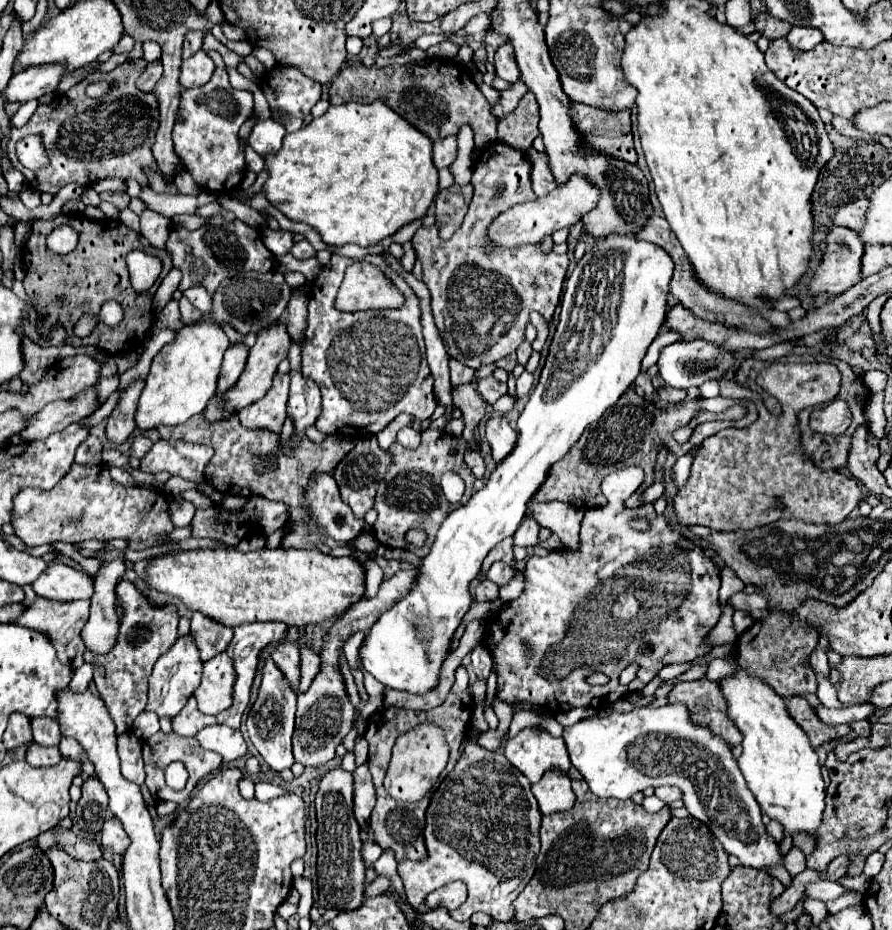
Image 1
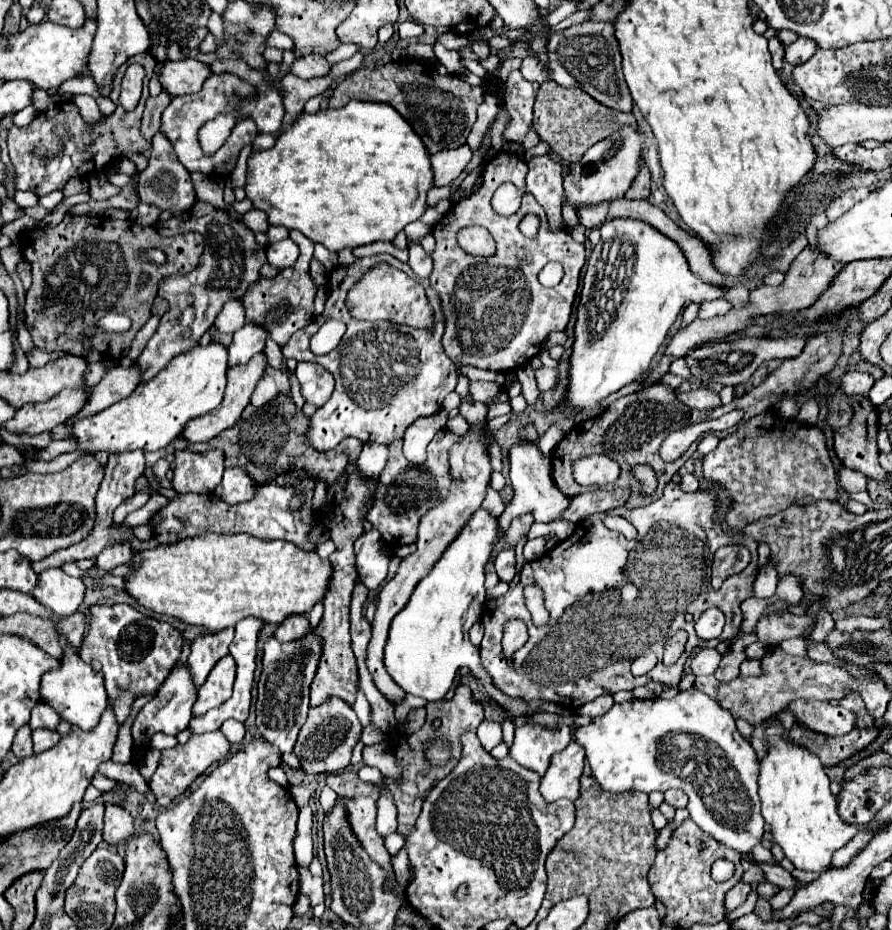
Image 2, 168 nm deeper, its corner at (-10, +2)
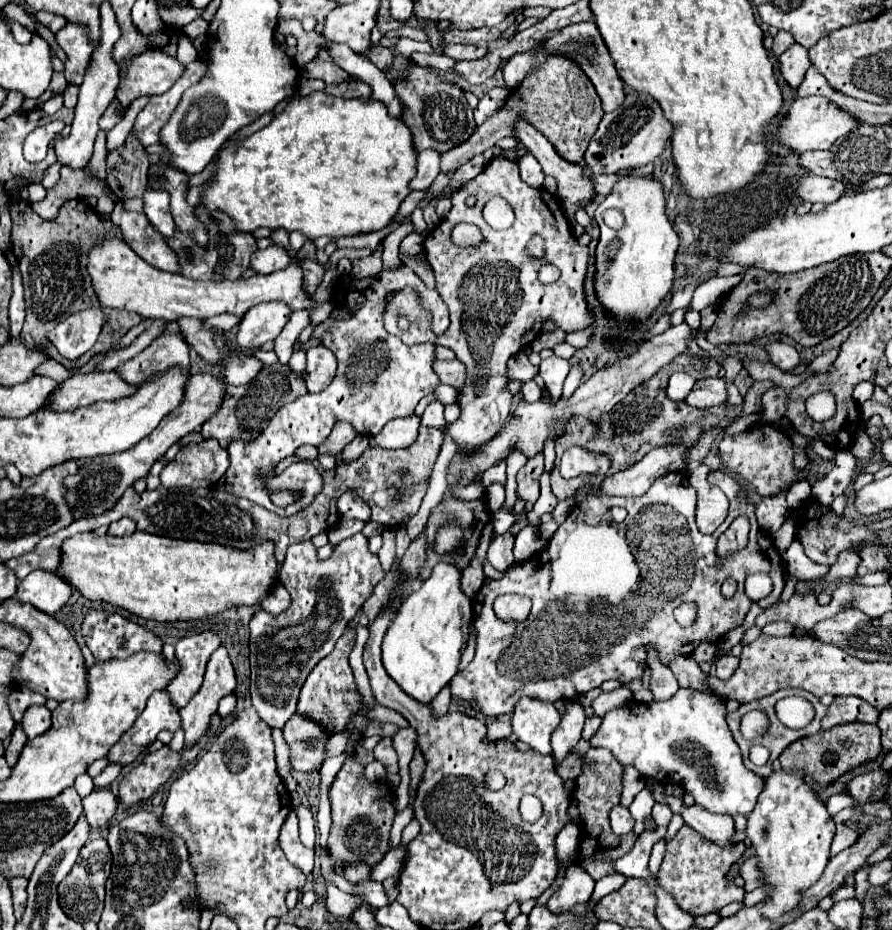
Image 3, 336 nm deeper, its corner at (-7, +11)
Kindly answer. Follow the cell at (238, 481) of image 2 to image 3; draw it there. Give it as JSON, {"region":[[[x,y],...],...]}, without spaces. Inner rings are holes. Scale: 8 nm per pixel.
{"region":[[[402,265],[396,271],[380,271],[376,277],[368,279],[354,279],[350,275],[340,277],[340,293],[336,293],[336,303],[346,305],[354,311],[354,317],[348,321],[332,321],[326,319],[316,327],[312,337],[320,337],[322,345],[328,347],[336,359],[338,359],[338,373],[332,379],[332,383],[320,391],[320,393],[306,393],[304,397],[298,397],[296,401],[280,407],[280,411],[270,419],[270,423],[262,429],[258,437],[252,441],[236,439],[230,443],[230,467],[226,475],[220,481],[220,487],[236,497],[246,497],[254,501],[256,505],[280,515],[290,517],[302,509],[306,509],[316,497],[318,491],[322,491],[322,475],[310,461],[296,461],[292,463],[280,477],[272,475],[268,479],[270,487],[288,487],[294,491],[304,491],[306,505],[292,505],[286,509],[272,507],[270,499],[260,491],[260,483],[256,483],[256,471],[266,471],[276,463],[276,459],[284,459],[292,455],[300,445],[319,446],[325,441],[332,431],[332,425],[336,421],[350,421],[358,433],[362,435],[378,435],[382,427],[398,417],[408,417],[414,413],[418,401],[434,391],[434,387],[440,383],[436,375],[432,375],[432,359],[434,359],[434,345],[422,343],[408,347],[398,337],[392,337],[384,329],[382,315],[386,308],[386,298],[392,293],[405,287],[414,287],[420,295],[424,307],[432,312],[434,321],[434,333],[440,336],[448,329],[448,309],[444,307],[444,301],[440,295],[436,295],[436,289],[426,289],[422,279],[406,265]]]}

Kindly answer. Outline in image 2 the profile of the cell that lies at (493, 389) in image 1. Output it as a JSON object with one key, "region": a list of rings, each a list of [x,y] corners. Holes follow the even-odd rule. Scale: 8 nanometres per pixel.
{"region":[[[471,382],[471,396],[477,402],[491,402],[493,398],[497,398],[503,392],[503,386],[497,382]]]}

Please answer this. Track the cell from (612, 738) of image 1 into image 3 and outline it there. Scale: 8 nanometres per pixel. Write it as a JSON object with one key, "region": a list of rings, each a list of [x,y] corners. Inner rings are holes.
{"region":[[[680,689],[668,701],[660,703],[626,703],[602,719],[598,733],[590,739],[592,747],[606,747],[622,765],[634,765],[642,777],[654,779],[658,783],[668,785],[670,781],[682,783],[686,793],[692,793],[696,803],[714,813],[728,815],[750,815],[756,805],[756,797],[764,789],[764,779],[756,777],[756,773],[748,771],[740,757],[740,747],[734,741],[732,733],[726,725],[726,705],[712,693],[700,693],[694,689]]]}

